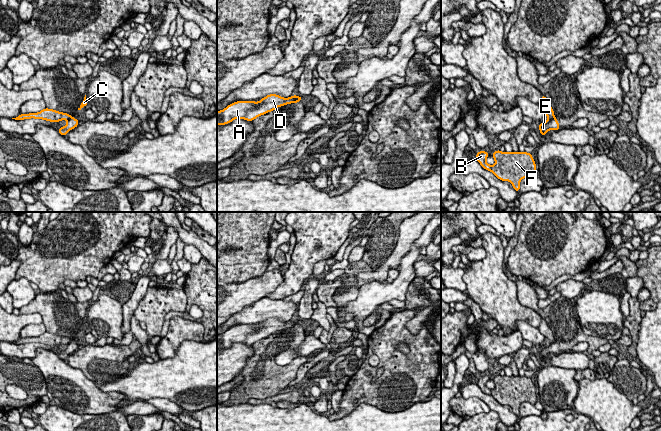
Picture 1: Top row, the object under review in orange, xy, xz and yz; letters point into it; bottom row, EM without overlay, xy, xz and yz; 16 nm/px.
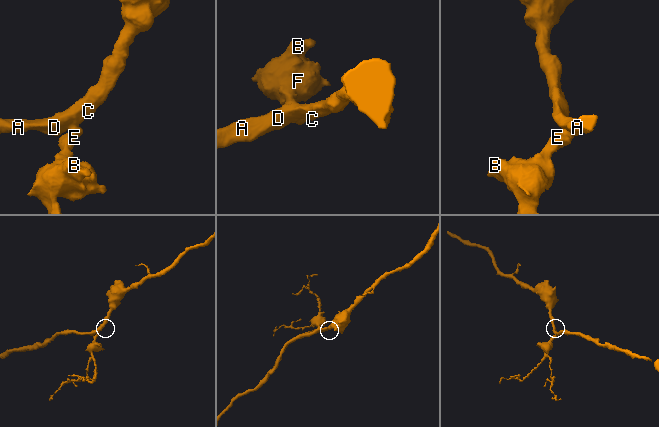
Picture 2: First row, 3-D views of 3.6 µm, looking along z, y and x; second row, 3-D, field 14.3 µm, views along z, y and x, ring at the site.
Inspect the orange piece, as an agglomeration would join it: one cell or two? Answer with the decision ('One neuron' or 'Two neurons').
Two neurons

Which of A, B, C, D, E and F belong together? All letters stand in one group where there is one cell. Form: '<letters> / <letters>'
A C D / B E F

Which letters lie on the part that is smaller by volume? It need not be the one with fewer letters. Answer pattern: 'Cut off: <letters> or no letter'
Cut off: B, E, F

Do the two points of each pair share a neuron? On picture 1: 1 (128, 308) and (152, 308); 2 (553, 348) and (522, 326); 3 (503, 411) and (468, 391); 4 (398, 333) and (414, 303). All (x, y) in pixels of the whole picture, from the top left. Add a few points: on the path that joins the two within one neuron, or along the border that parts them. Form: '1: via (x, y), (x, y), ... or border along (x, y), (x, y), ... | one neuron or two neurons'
1: border along (147, 287), (145, 296), (139, 302), (133, 314) | two neurons
2: border along (548, 343), (539, 348) | two neurons
3: via (494, 405), (477, 392) | one neuron
4: border along (405, 308), (414, 311) | two neurons

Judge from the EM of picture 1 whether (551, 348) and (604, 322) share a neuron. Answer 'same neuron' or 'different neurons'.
different neurons

